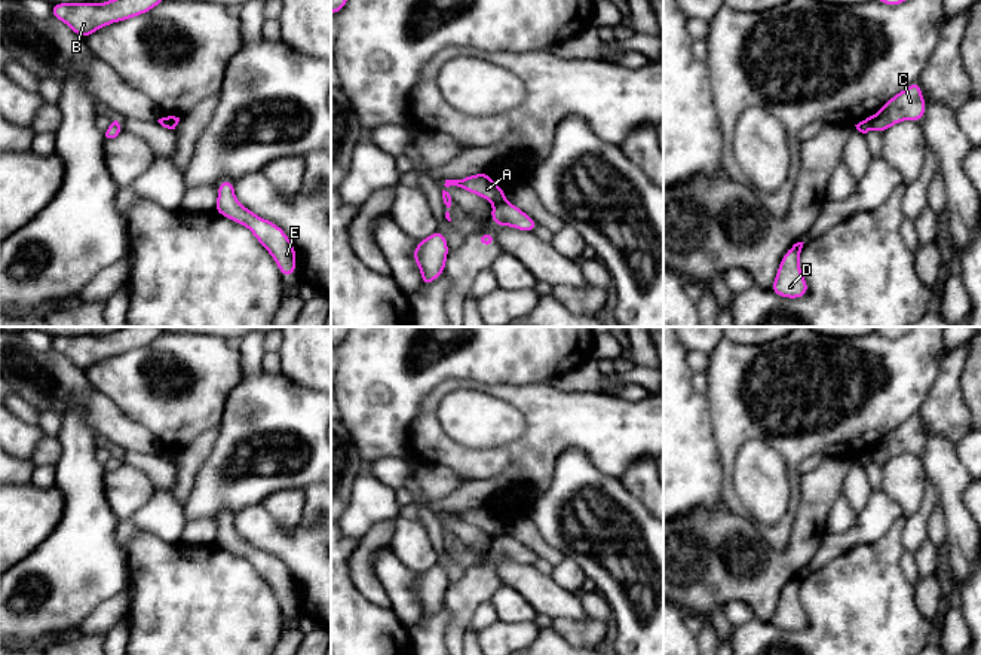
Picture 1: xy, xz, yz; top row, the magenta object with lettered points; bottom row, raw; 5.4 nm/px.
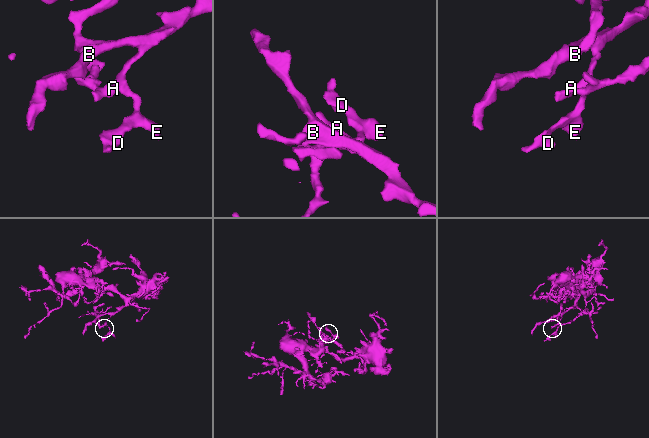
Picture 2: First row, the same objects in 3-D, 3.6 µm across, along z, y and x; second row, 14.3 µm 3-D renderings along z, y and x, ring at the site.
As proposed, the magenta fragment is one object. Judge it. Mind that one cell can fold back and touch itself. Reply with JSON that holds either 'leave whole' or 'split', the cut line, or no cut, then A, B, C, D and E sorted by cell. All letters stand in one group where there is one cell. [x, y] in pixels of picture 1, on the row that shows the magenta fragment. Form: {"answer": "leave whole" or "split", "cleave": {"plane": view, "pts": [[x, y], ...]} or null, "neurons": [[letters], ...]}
{"answer": "split", "cleave": {"plane": "yz", "pts": [[868, 118], [873, 128]]}, "neurons": [["A"], ["B", "C", "D", "E"]]}

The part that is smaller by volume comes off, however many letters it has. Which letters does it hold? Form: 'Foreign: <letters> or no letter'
Foreign: A

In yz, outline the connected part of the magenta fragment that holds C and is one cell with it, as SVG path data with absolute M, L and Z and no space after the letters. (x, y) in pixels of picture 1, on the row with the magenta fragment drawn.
M914 82L892 97L874 116L870 117L871 128L883 134L892 125L925 117L926 102L922 97L920 82Z

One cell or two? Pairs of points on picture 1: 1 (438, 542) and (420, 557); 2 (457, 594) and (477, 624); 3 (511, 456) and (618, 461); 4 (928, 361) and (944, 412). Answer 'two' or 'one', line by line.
1: two
2: two
3: one
4: two

